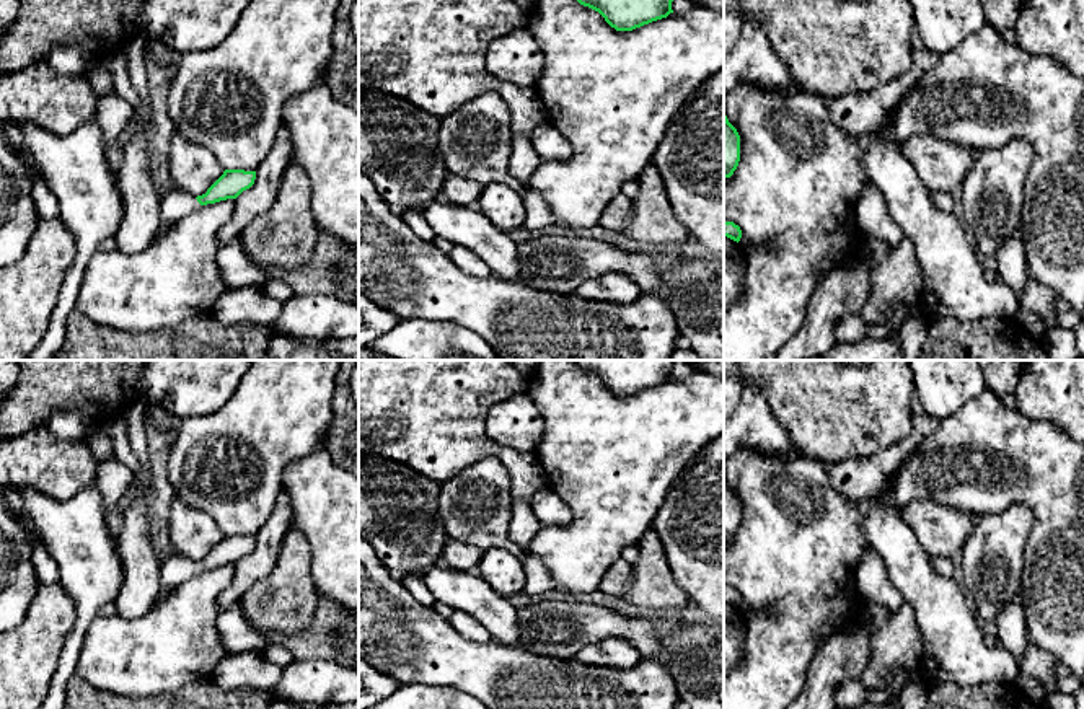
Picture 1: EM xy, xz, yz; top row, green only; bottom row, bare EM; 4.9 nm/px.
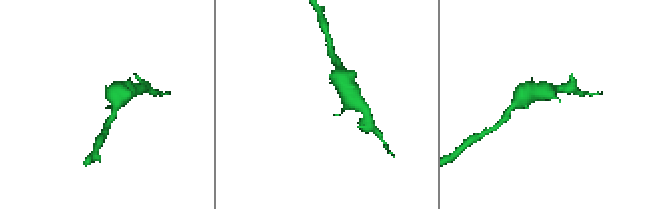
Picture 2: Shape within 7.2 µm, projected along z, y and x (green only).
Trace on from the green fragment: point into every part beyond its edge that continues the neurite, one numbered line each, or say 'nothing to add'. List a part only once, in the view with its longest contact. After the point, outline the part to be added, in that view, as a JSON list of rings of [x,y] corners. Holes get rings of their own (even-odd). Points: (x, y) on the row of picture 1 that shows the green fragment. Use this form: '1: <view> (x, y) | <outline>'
1: xy (176, 204) | [[[179,189],[179,191],[170,191],[161,200],[160,200],[160,220],[165,225],[174,225],[179,222],[184,215],[187,215],[192,210],[200,209],[202,205],[197,202],[196,196]]]

